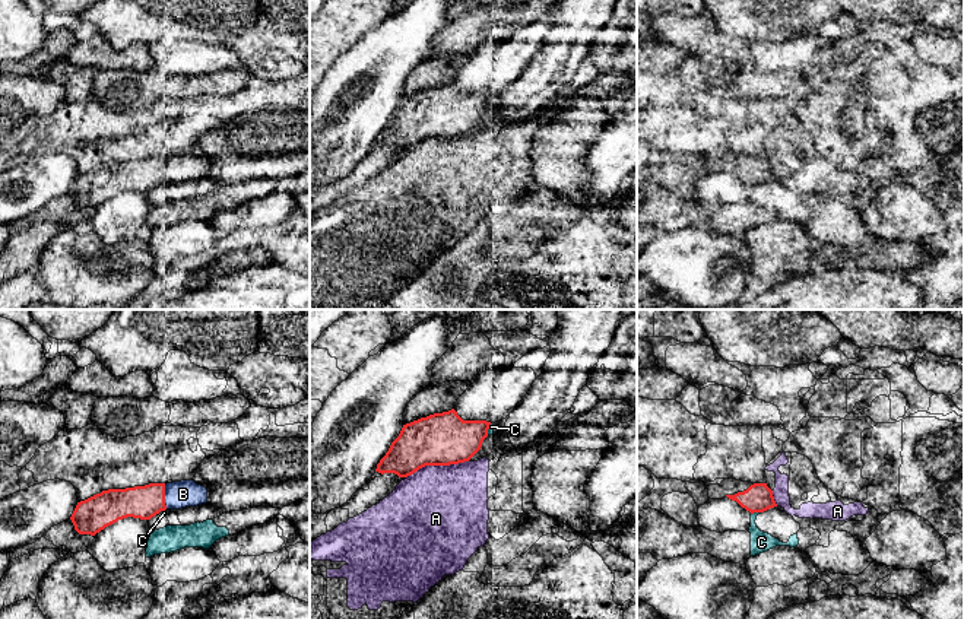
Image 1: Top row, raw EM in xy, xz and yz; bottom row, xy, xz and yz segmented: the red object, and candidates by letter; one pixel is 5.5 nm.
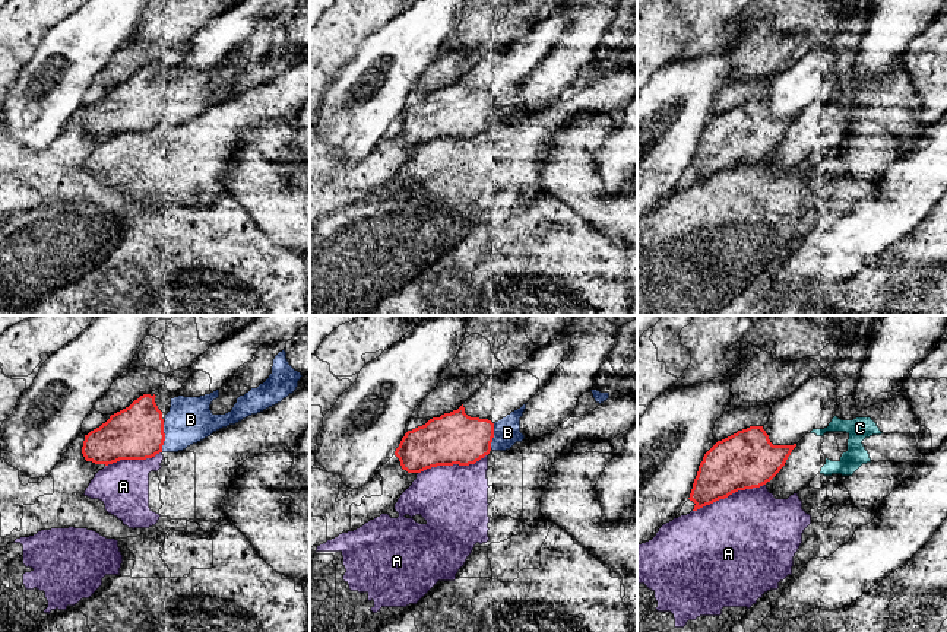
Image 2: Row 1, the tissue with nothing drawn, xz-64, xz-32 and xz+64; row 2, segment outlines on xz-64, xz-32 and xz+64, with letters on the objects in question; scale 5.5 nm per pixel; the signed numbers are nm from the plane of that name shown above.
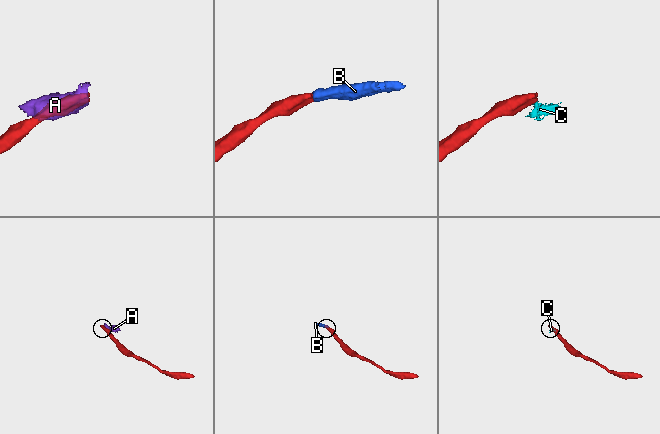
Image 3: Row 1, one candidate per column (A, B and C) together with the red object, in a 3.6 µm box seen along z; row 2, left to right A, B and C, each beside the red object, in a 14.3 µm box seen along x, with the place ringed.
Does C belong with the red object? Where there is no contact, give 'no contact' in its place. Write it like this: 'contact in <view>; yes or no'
contact in yz; no

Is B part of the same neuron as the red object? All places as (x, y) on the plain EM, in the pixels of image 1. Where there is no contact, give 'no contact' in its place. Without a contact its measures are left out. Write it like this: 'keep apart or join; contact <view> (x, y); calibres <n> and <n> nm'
join; contact xy (164, 170); calibres 180 and 150 nm

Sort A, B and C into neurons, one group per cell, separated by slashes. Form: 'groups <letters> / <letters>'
groups A / B / C

